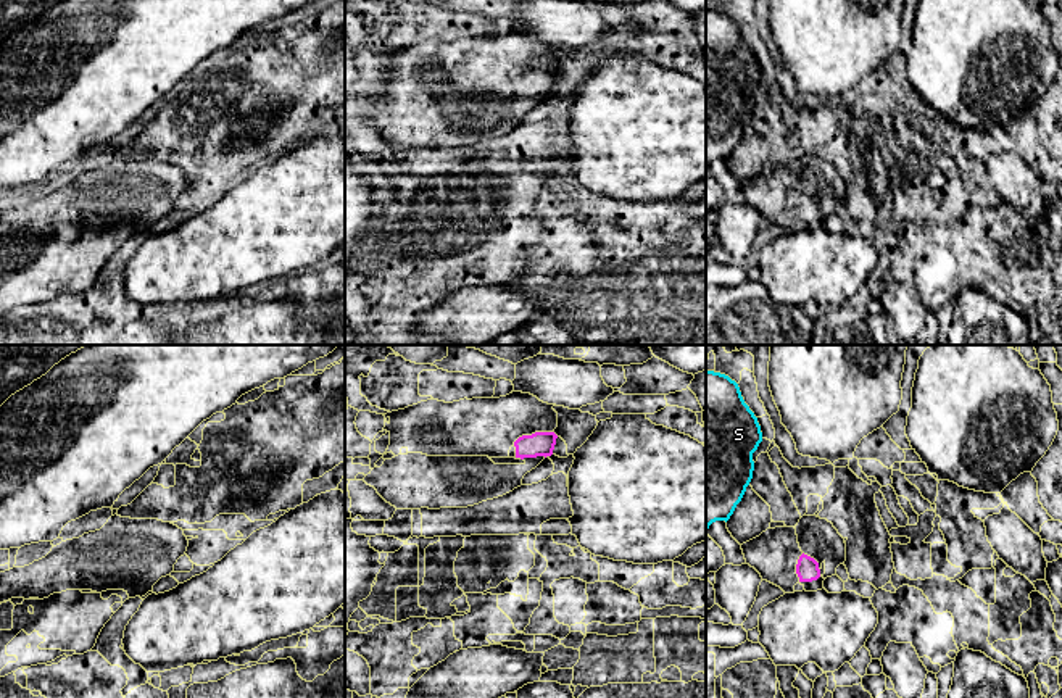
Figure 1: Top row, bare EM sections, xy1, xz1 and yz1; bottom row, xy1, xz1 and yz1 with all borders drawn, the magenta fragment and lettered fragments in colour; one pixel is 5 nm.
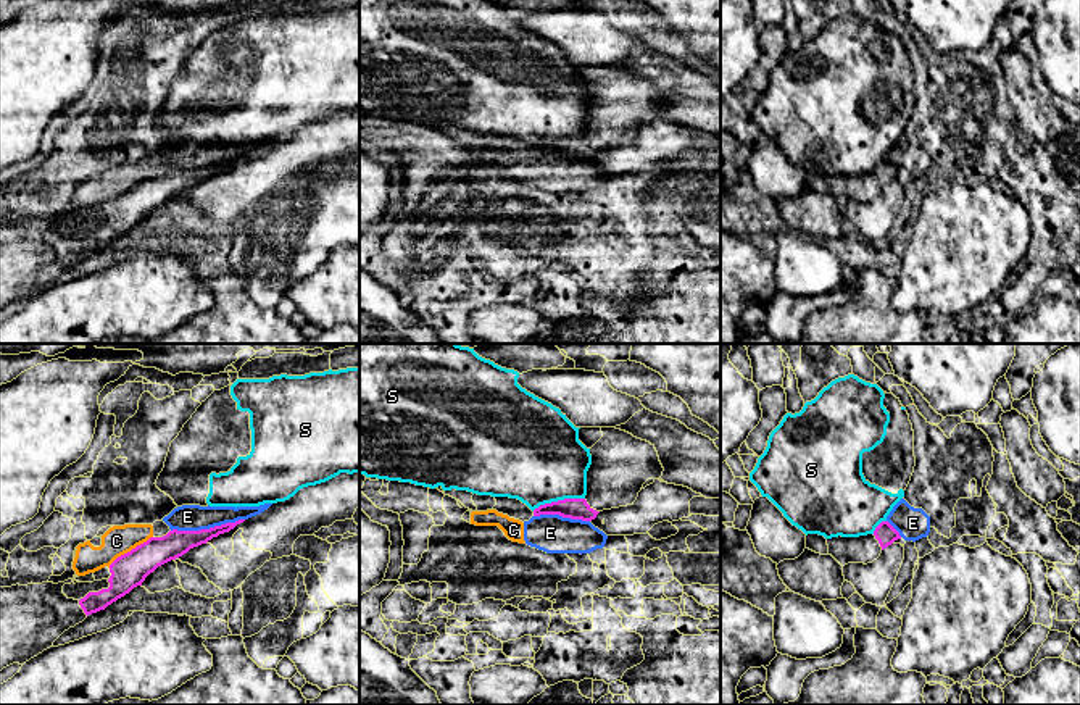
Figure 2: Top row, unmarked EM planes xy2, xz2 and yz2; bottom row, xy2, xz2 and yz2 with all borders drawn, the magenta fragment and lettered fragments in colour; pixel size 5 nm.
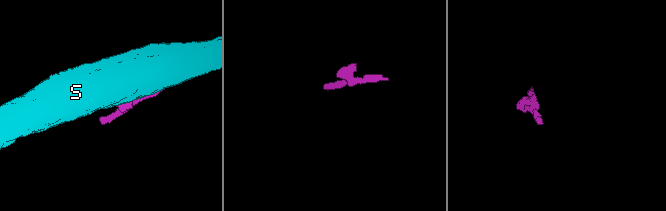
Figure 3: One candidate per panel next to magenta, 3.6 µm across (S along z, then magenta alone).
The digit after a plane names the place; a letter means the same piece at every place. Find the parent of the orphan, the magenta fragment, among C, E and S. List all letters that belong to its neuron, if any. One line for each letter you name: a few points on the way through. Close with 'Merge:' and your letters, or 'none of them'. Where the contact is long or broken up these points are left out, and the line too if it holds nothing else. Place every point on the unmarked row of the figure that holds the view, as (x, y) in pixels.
Merge: none of them

